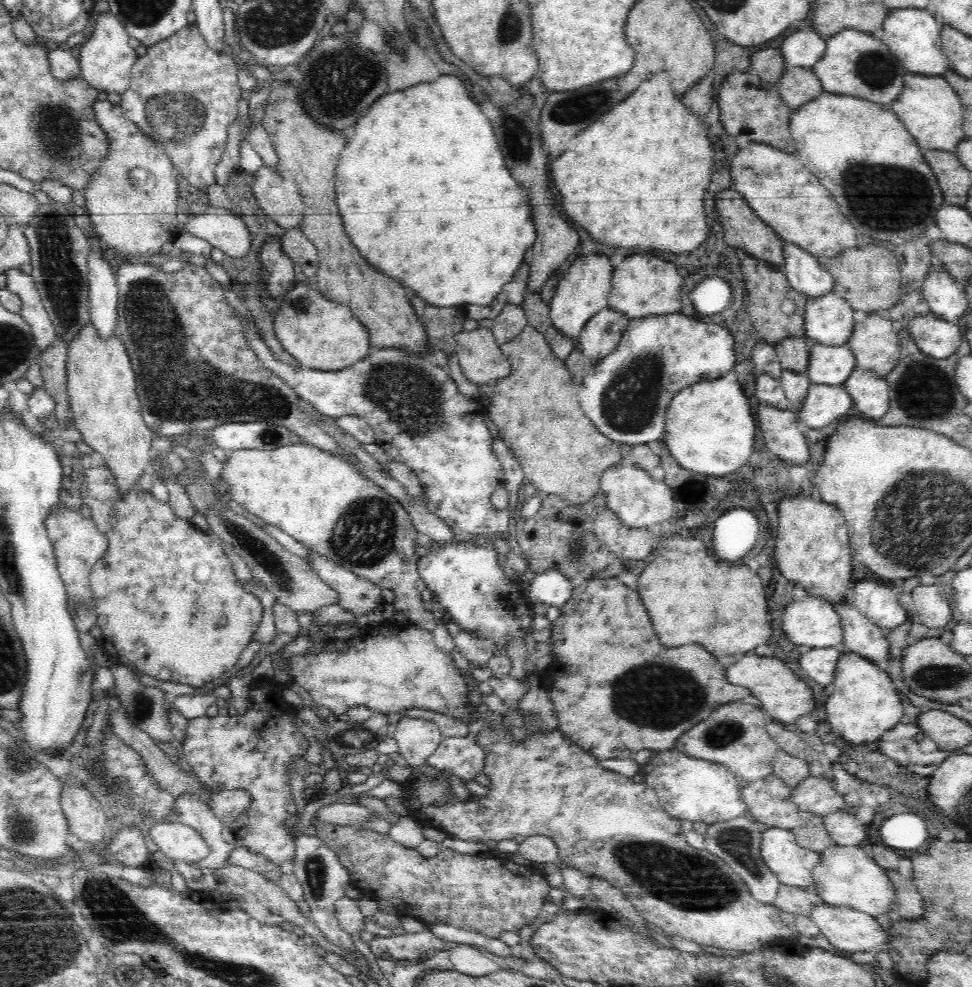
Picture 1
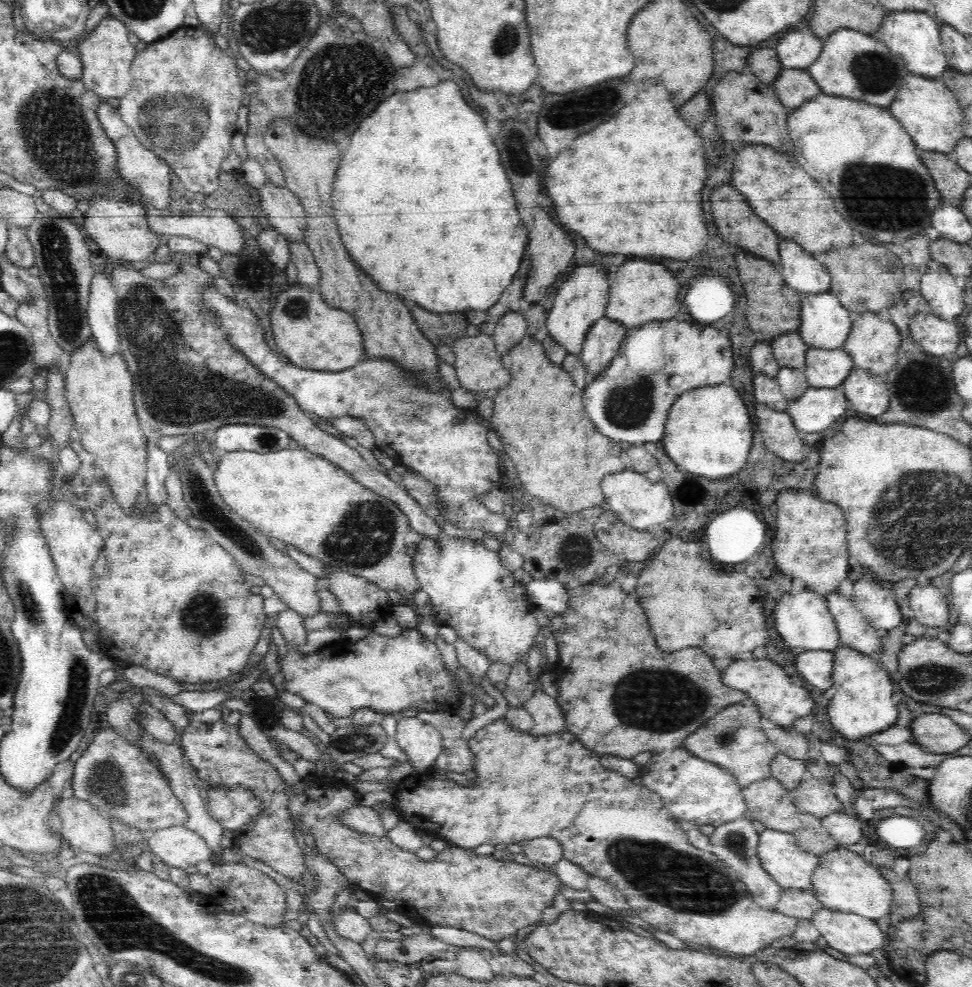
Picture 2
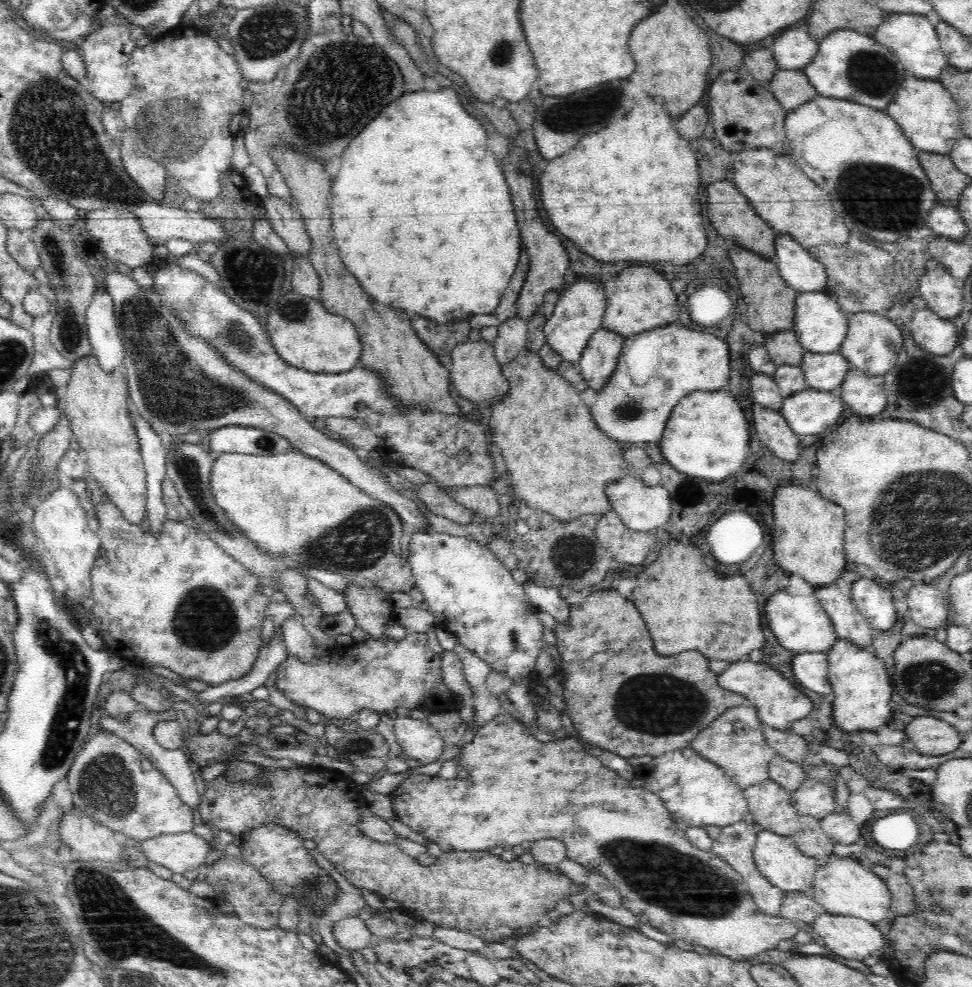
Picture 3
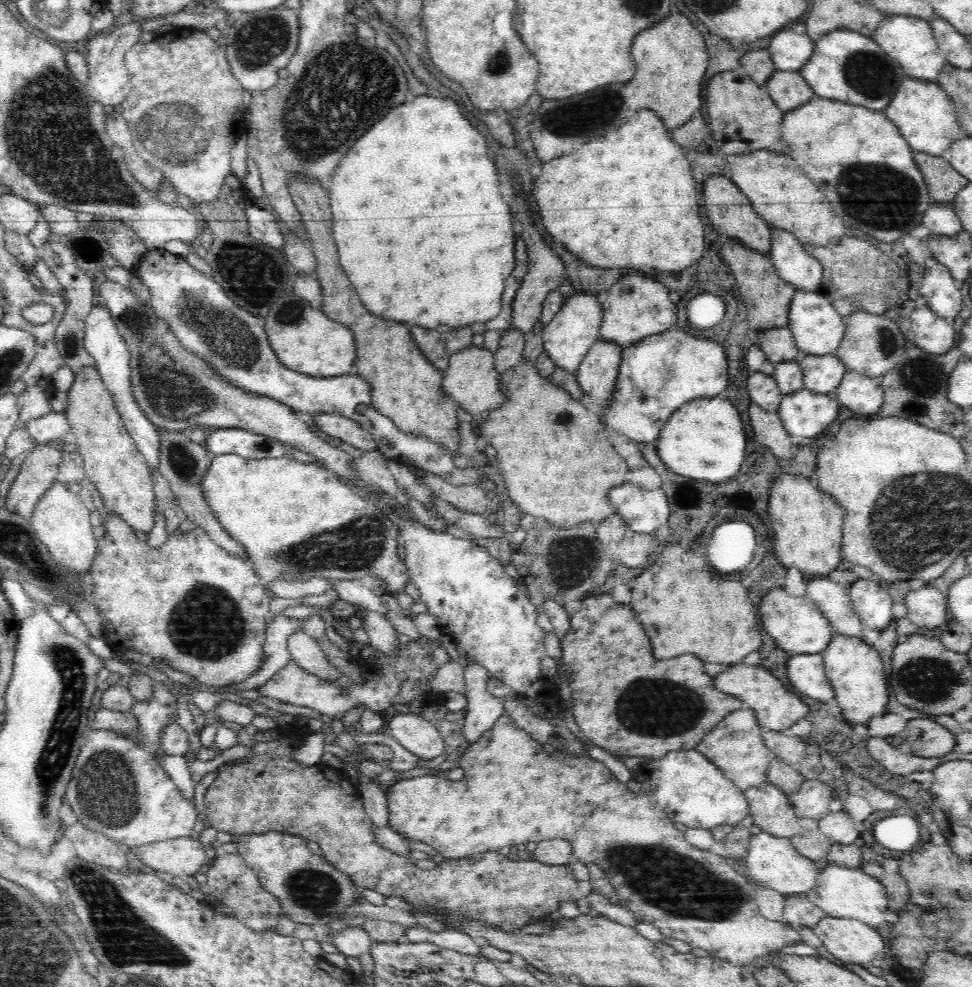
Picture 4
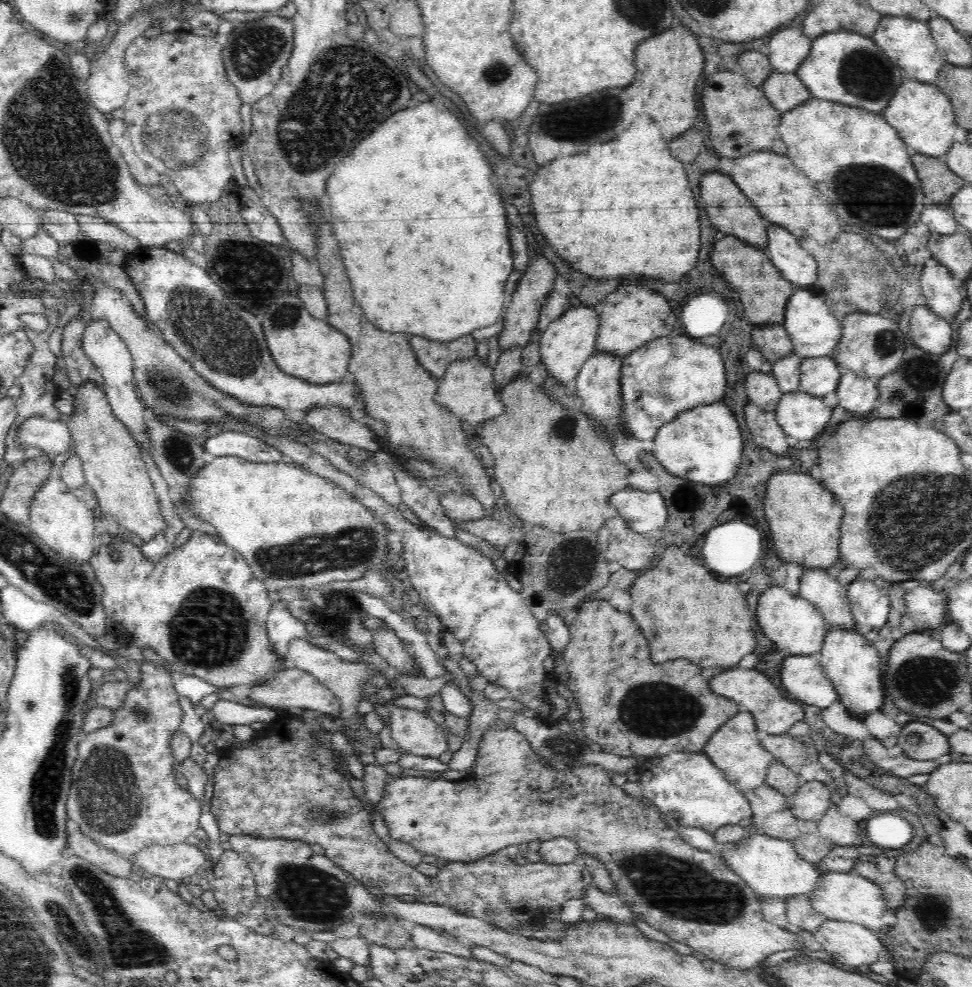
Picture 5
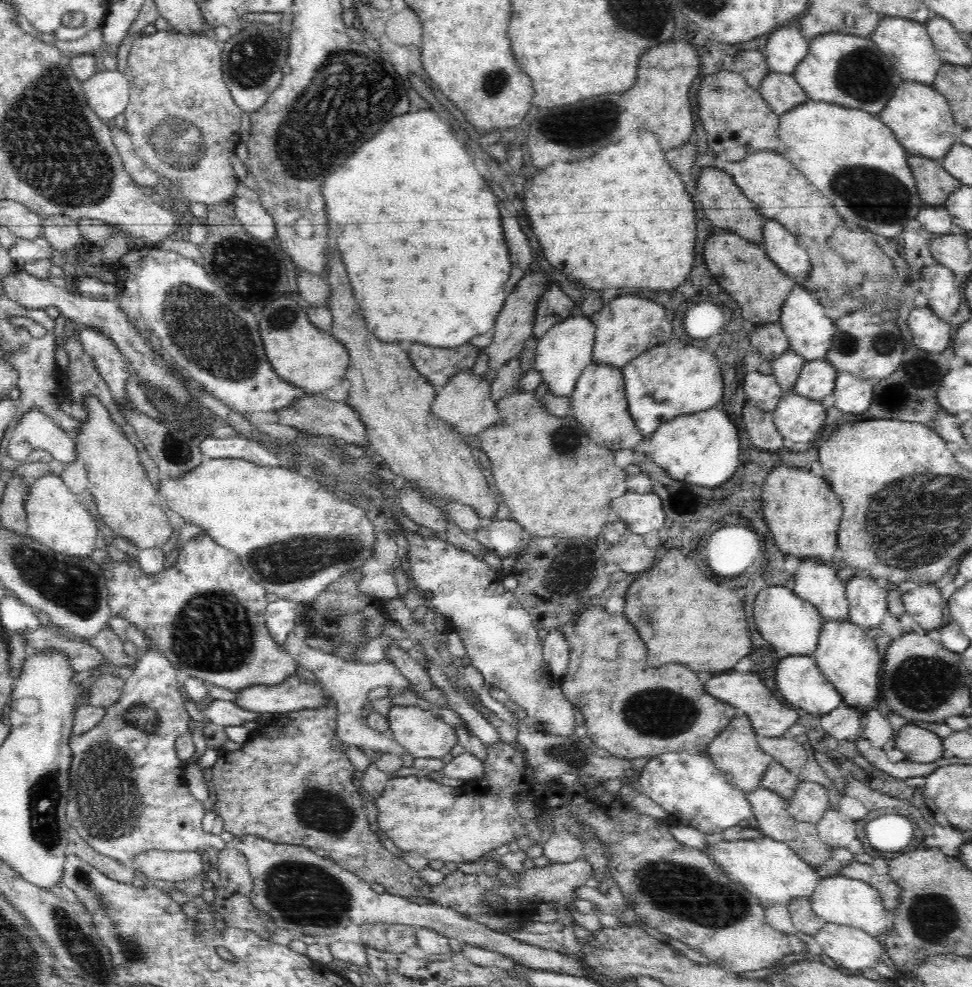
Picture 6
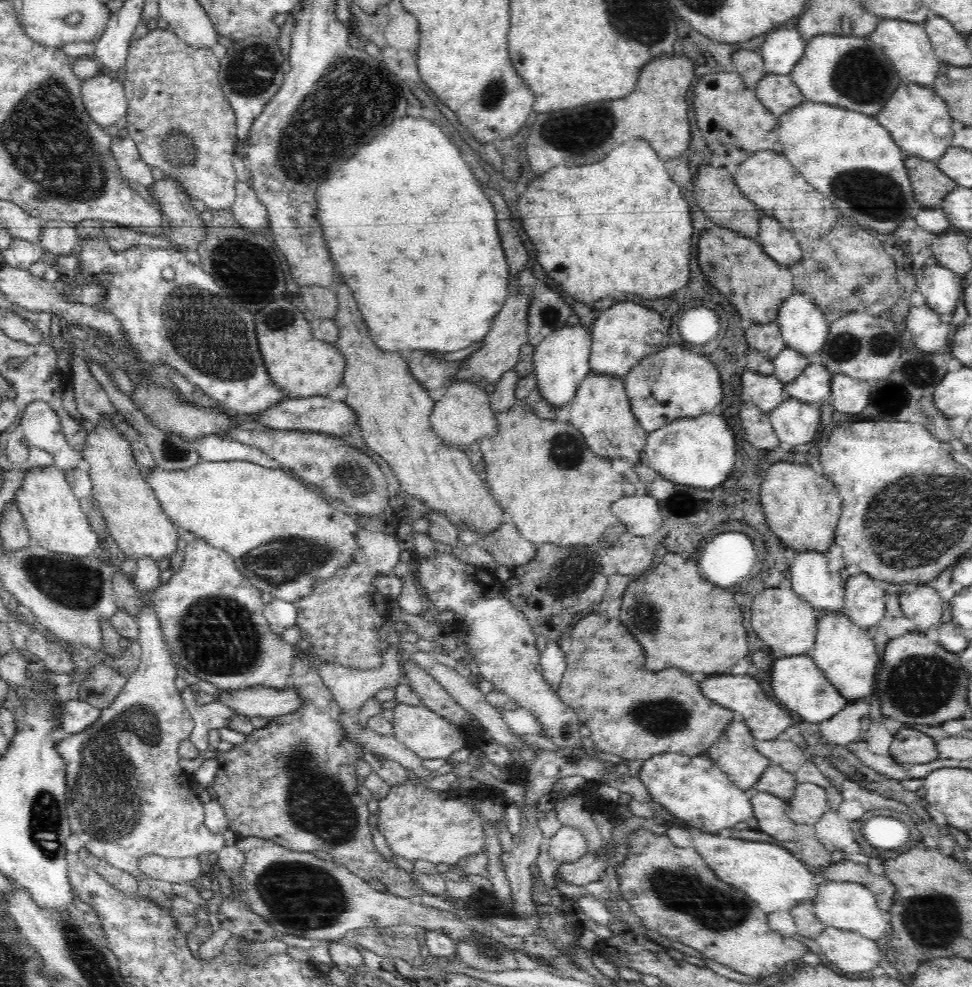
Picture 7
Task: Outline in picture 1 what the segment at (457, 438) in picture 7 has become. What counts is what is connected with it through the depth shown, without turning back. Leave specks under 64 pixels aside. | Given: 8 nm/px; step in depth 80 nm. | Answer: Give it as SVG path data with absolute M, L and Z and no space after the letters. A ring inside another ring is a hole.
M479 326L472 332L457 333L455 342L462 374L481 389L490 389L511 374L508 358L502 355L491 329Z

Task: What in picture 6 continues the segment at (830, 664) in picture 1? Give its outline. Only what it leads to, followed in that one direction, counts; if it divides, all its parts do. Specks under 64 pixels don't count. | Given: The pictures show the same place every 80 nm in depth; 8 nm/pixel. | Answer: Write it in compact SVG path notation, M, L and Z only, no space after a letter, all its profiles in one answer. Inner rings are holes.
M788 656L782 658L776 666L776 688L780 696L789 703L791 708L806 711L810 714L828 714L843 703L842 696L834 685L823 675L816 659L810 656Z

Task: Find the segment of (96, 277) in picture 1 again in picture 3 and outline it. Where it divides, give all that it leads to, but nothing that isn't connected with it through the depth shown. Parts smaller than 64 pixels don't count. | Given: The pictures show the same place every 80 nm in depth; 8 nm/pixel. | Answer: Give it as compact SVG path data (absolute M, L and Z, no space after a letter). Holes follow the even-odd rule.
M98 284L92 302L86 312L86 326L88 330L88 343L93 349L93 354L98 359L100 367L110 375L115 371L121 370L125 360L125 349L119 336L117 320L112 297L105 291L102 284Z

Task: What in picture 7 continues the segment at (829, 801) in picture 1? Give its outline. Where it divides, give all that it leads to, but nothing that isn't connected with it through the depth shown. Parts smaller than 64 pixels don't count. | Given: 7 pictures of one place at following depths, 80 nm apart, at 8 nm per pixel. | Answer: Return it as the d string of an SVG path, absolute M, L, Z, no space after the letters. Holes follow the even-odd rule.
M798 783L793 797L788 800L786 815L796 824L816 826L828 810L827 787L814 783Z

